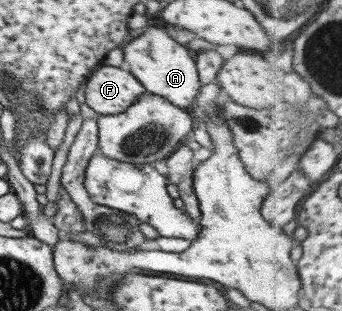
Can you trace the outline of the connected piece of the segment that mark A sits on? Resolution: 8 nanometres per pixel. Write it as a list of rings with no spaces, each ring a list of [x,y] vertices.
[[[149,26],[142,34],[124,42],[121,47],[123,60],[129,66],[128,72],[143,85],[145,91],[181,109],[195,105],[195,95],[200,86],[195,62],[189,57],[187,48],[175,42],[164,28]]]

